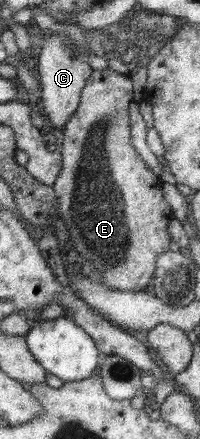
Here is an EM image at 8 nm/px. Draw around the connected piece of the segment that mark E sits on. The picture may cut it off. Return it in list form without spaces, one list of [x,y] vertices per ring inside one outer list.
[[[108,68],[92,70],[77,110],[68,117],[68,122],[62,128],[64,138],[57,149],[61,153],[62,164],[52,184],[58,200],[60,218],[63,218],[69,230],[72,250],[92,266],[95,280],[120,292],[148,290],[155,270],[156,255],[168,249],[171,241],[167,224],[172,219],[172,211],[163,200],[162,182],[151,173],[145,162],[138,158],[137,151],[130,146],[130,103],[132,84],[126,75],[117,74]]]

